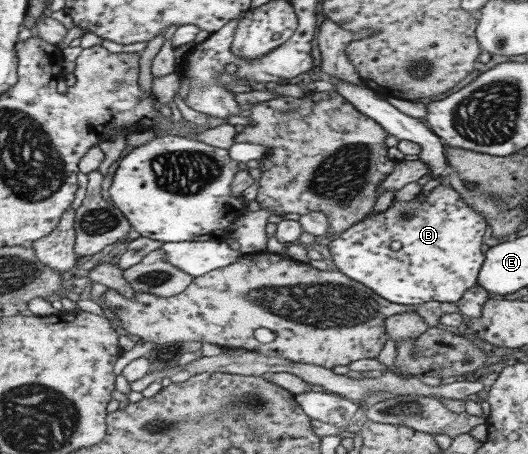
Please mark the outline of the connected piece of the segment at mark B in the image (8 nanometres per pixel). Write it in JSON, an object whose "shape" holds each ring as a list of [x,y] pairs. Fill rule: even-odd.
{"shape":[[[440,183],[430,190],[422,202],[418,201],[418,196],[406,198],[405,201],[392,200],[385,211],[362,218],[326,242],[322,249],[331,268],[362,284],[383,300],[402,305],[418,305],[430,301],[452,304],[466,290],[476,285],[477,273],[483,262],[480,244],[485,228],[486,222],[482,214],[476,214],[476,210],[466,206],[456,190]],[[391,242],[400,242],[400,249],[396,252],[390,250]]]}

